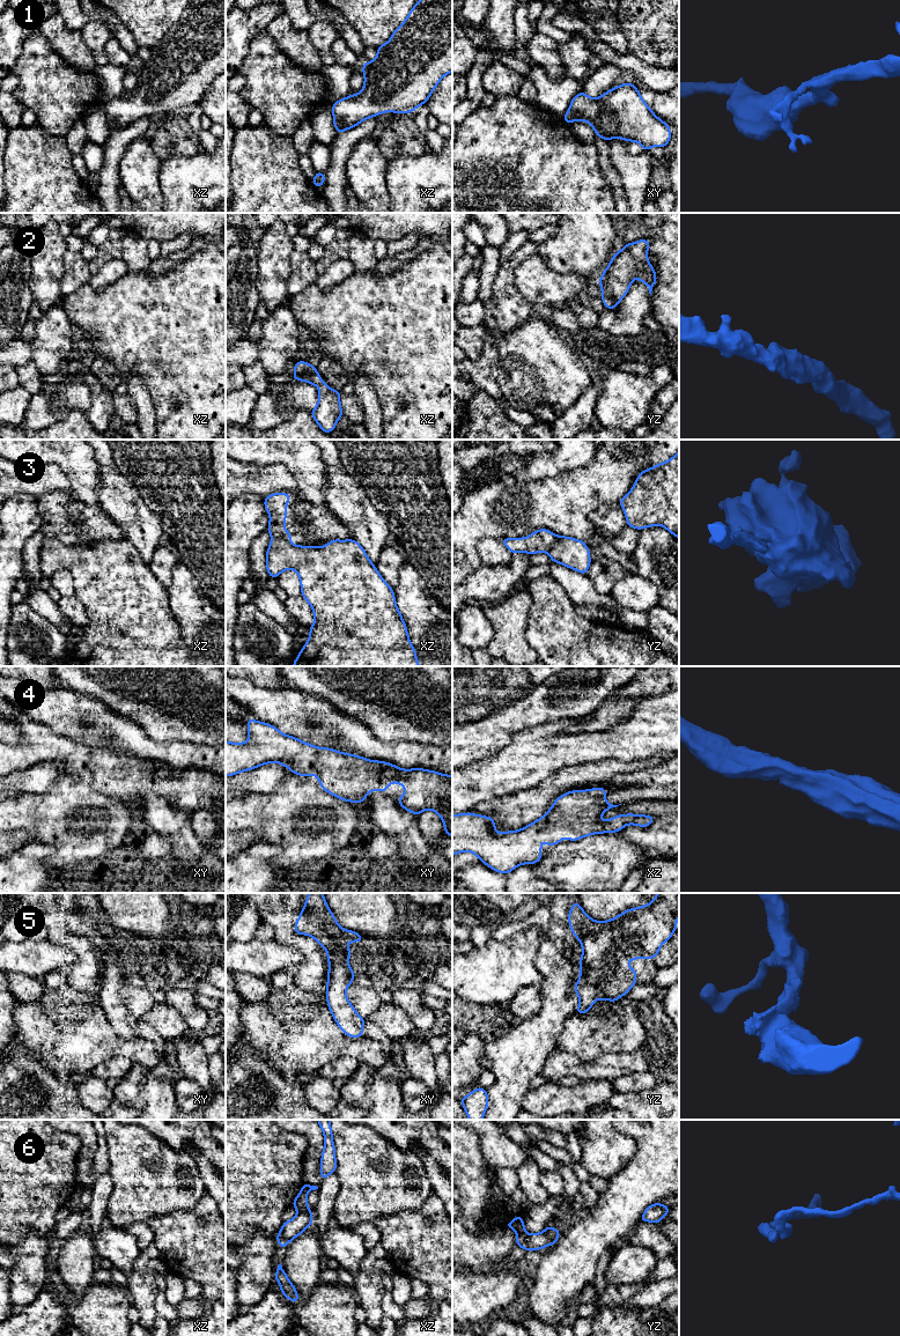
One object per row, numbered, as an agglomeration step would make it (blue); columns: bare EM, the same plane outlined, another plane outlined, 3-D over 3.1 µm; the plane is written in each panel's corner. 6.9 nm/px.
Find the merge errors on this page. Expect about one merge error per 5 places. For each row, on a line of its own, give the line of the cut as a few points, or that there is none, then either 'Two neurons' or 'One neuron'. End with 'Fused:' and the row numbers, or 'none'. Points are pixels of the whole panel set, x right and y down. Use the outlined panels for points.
1: No split. One neuron
2: No split. One neuron
3: Split along xz (272, 538), (283, 538), (288, 541). Two neurons
4: No split. One neuron
5: No split. One neuron
6: Split along yz (517, 1232), (524, 1233). Two neurons
Fused: 3, 6

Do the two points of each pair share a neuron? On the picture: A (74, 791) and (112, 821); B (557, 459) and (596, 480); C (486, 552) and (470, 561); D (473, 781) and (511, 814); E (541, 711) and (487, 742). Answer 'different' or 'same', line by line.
A: same
B: different
C: different
D: different
E: same

